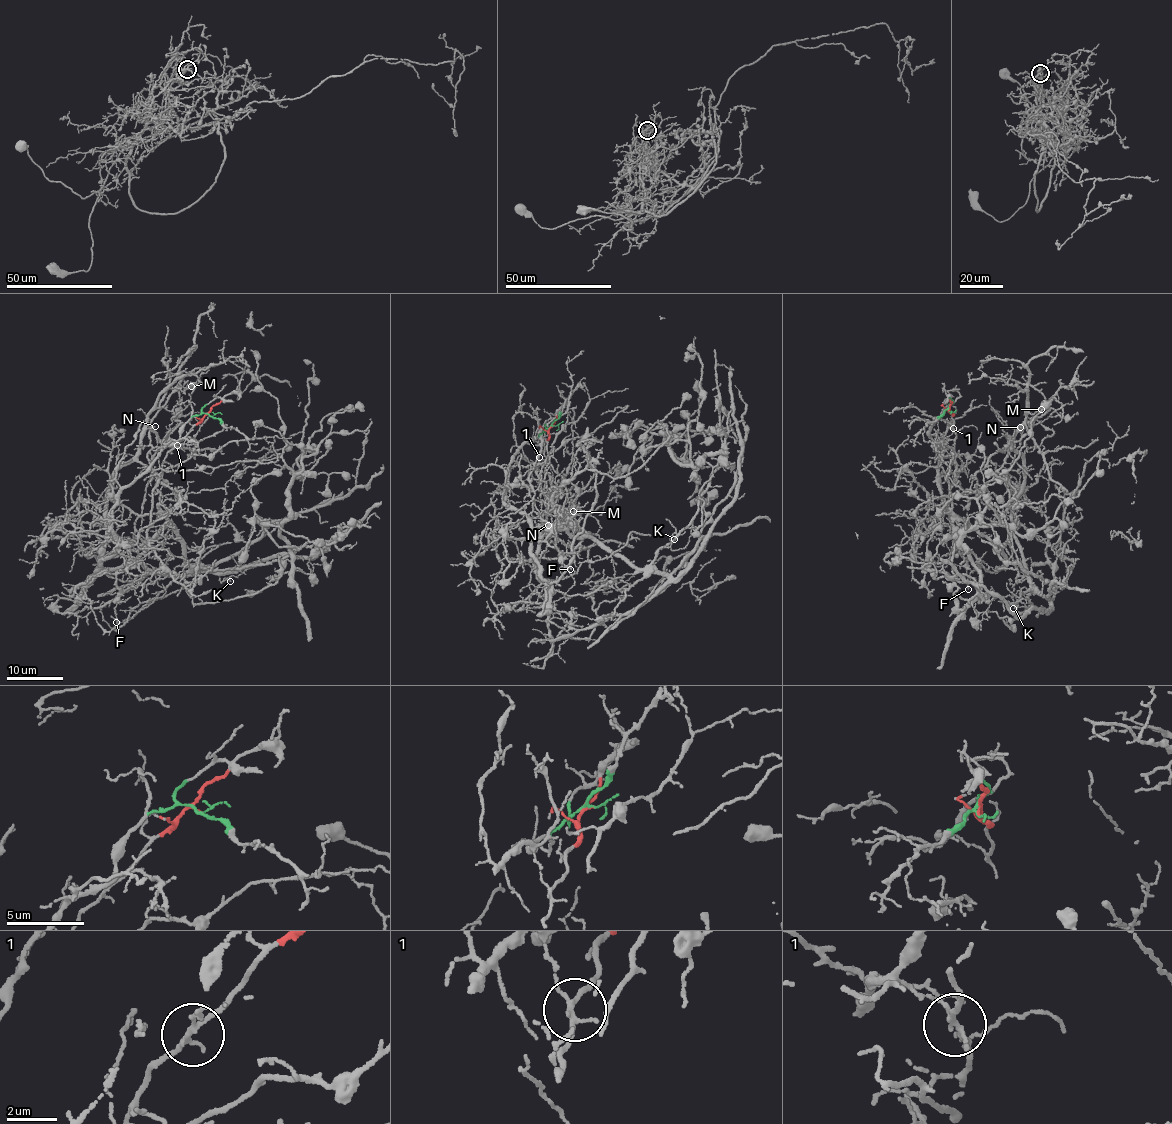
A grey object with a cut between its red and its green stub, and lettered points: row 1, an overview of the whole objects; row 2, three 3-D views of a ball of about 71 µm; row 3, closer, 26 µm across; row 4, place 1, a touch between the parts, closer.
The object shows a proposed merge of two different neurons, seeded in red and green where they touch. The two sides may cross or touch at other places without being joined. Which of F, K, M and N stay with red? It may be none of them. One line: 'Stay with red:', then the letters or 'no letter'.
Stay with red: F, K

